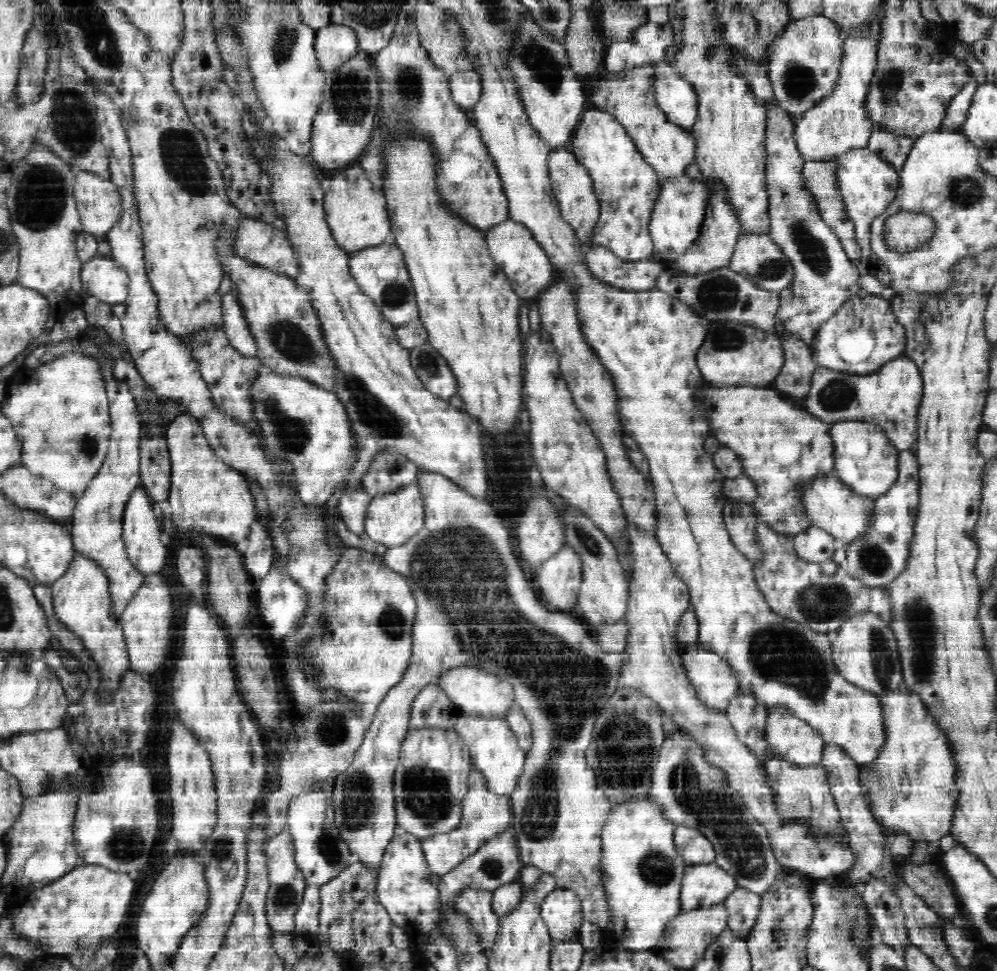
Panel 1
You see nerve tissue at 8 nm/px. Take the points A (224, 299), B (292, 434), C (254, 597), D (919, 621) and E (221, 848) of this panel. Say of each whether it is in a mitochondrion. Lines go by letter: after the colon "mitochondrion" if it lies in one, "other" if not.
A: other
B: mitochondrion
C: other
D: mitochondrion
E: mitochondrion

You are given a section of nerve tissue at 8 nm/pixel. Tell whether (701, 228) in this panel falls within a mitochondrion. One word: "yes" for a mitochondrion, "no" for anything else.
no

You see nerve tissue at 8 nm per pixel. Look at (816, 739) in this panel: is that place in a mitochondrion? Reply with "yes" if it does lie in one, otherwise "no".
no

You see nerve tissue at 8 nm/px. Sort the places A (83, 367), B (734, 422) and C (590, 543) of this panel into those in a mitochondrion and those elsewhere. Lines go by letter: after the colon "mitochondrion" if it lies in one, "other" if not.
A: other
B: other
C: mitochondrion

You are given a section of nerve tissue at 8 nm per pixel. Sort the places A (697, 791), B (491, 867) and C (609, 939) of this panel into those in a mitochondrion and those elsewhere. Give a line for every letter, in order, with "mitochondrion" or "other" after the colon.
A: mitochondrion
B: mitochondrion
C: other

